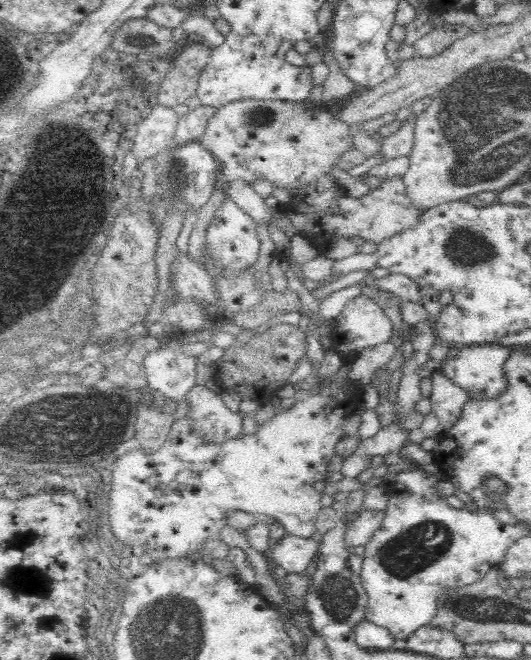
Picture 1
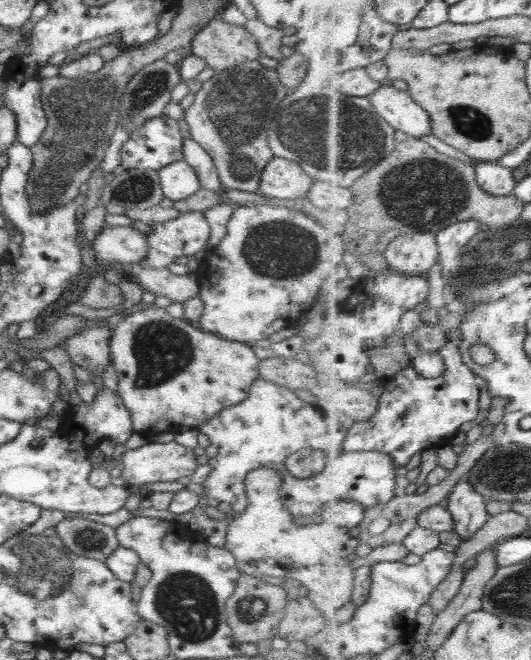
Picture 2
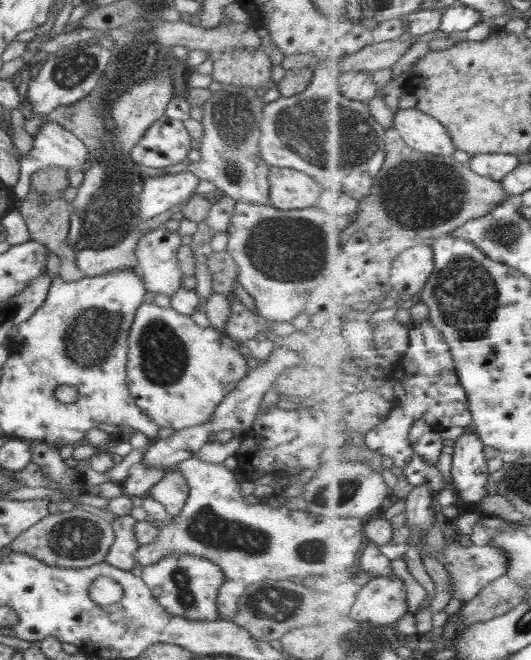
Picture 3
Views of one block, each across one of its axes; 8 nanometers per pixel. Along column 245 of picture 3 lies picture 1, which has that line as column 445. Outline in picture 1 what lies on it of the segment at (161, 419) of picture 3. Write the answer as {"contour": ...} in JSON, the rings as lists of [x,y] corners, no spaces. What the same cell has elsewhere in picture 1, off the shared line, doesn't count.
{"contour":[[[492,343],[482,345],[459,346],[460,352],[454,360],[445,359],[441,372],[456,386],[460,386],[472,399],[496,399],[508,389],[508,380],[504,373],[504,364],[515,348]]]}

